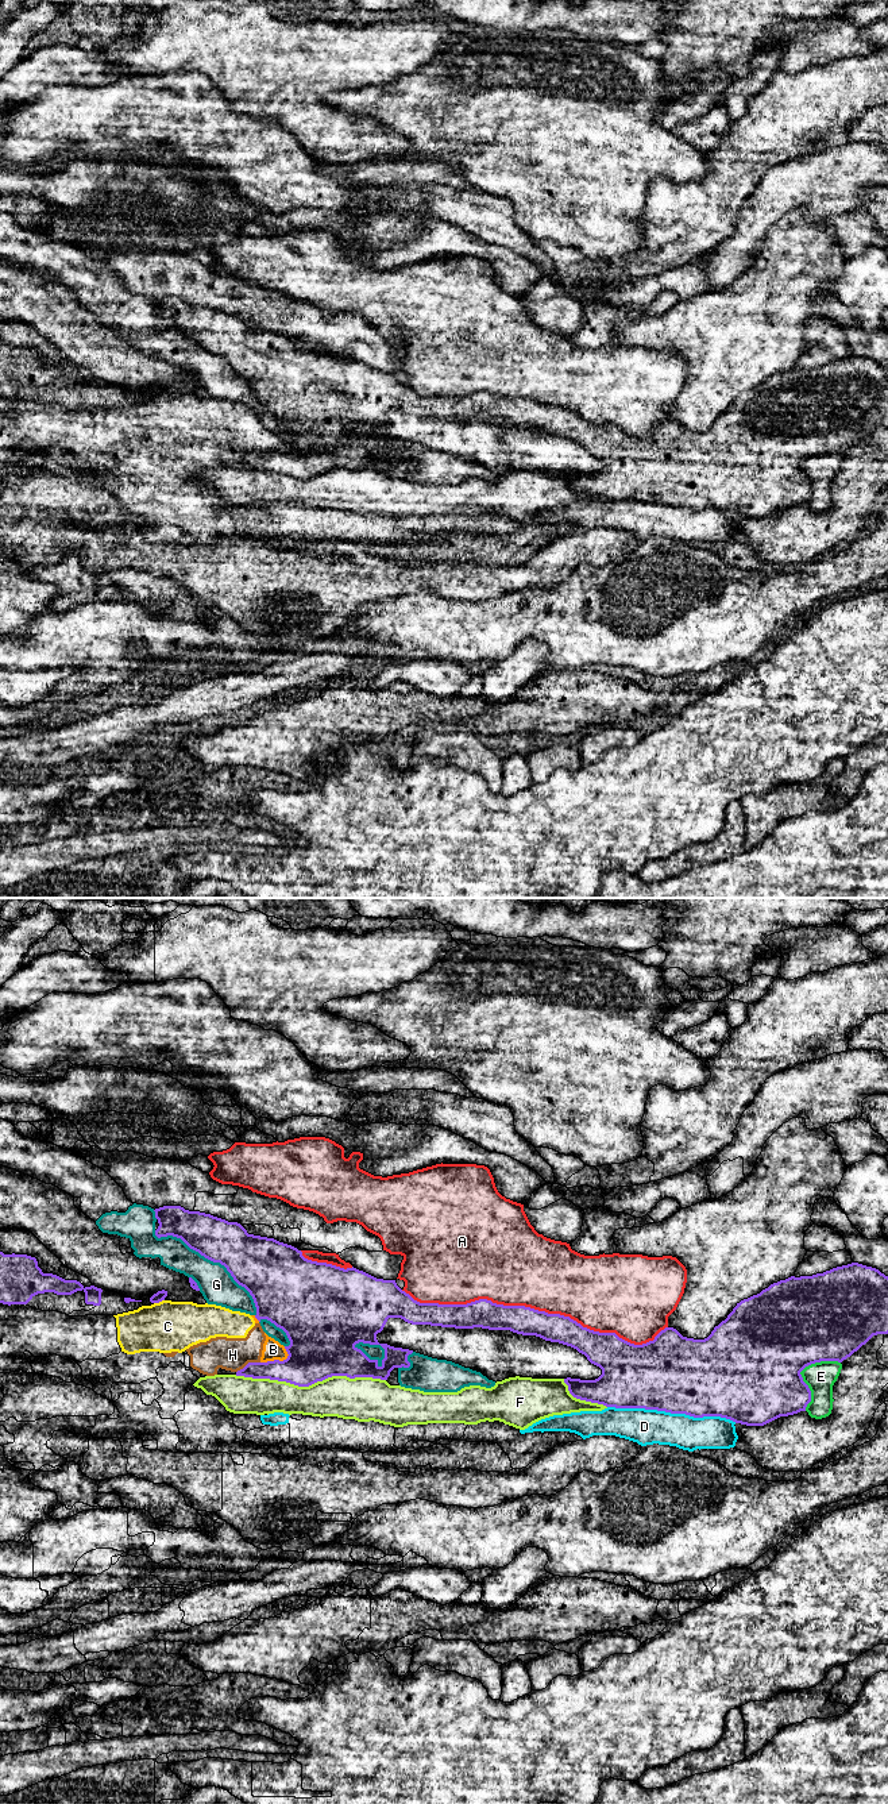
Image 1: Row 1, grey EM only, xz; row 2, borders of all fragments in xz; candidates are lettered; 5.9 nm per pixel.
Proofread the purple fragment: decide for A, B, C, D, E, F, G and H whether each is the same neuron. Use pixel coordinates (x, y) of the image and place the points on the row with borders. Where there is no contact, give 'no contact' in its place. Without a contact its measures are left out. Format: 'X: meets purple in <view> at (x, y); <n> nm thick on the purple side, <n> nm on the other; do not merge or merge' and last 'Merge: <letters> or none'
A: meets purple in xz at (533, 1309); 170 nm thick on the purple side, 440 nm on the other; do not merge
B: meets purple in xz at (274, 1360); 320 nm thick on the purple side, 110 nm on the other; do not merge
C: meets purple in xz at (158, 1302); 60 nm thick on the purple side, 300 nm on the other; do not merge
D: meets purple in xz at (672, 1413); 460 nm thick on the purple side, 200 nm on the other; do not merge
E: meets purple in xz at (800, 1371); 500 nm thick on the purple side, 180 nm on the other; do not merge
F: meets purple in xz at (311, 1384); 380 nm thick on the purple side, 240 nm on the other; do not merge
G: meets purple in xz at (213, 1261); 320 nm thick on the purple side, 200 nm on the other; do not merge
H: meets purple in xz at (248, 1363); 140 nm thick on the purple side, 190 nm on the other; do not merge
Merge: none

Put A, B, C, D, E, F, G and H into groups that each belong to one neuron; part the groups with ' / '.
A / B C H / D / E / F / G

